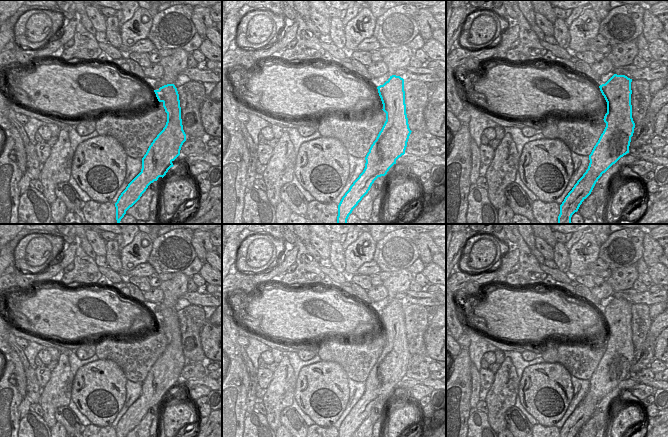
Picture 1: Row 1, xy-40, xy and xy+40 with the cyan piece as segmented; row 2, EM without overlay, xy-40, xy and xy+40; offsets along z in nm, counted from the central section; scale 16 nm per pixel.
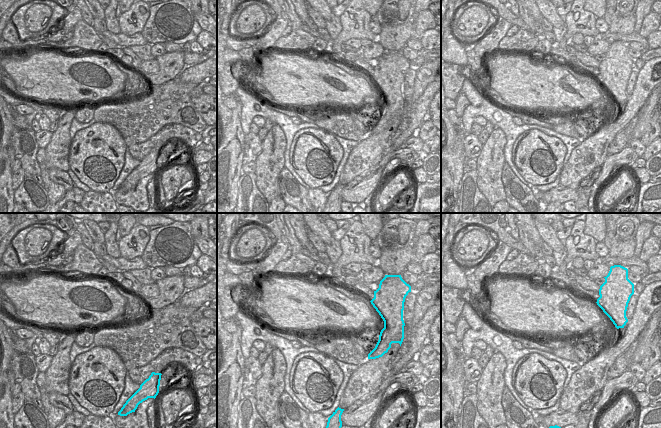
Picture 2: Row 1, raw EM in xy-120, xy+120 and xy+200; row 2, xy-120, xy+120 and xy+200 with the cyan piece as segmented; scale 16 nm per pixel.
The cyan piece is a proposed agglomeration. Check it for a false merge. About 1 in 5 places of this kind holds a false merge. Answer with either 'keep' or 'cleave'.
keep

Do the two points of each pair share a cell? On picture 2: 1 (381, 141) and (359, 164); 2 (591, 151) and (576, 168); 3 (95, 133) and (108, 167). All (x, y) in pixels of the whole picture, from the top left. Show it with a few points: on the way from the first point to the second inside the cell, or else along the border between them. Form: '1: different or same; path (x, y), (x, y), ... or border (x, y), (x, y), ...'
1: same; path (375, 147), (364, 158)
2: same; path (588, 155), (580, 164)
3: same; path (100, 141), (100, 159)

